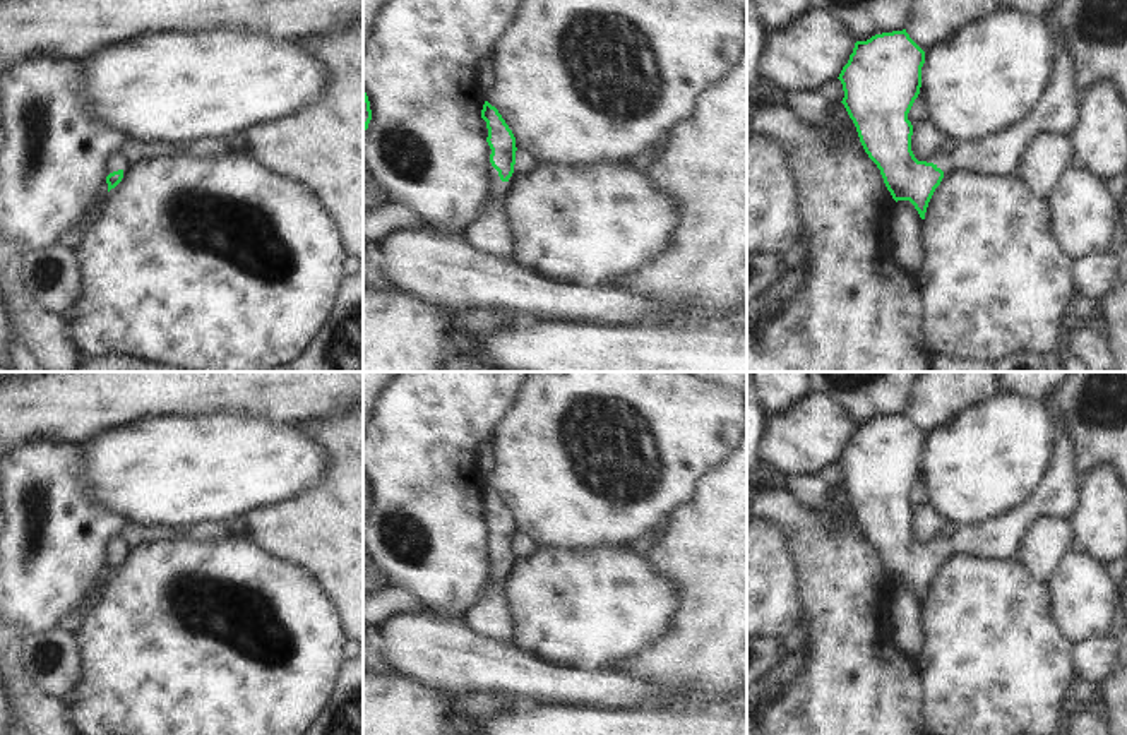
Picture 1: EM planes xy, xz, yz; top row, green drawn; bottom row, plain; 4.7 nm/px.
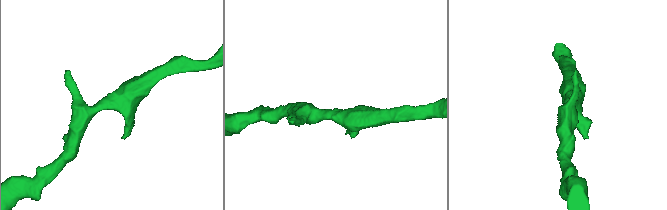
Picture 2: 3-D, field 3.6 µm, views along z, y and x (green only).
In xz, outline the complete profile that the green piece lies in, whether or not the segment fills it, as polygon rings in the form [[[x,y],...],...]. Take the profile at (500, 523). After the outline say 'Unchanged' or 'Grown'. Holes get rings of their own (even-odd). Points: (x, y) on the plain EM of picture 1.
[[[488,485],[483,488],[481,502],[488,512],[490,547],[498,555],[500,564],[488,572],[488,589],[481,601],[473,610],[468,610],[461,620],[480,636],[510,642],[512,617],[507,608],[504,583],[509,577],[507,565],[516,548],[516,521],[498,493]]]. Grown

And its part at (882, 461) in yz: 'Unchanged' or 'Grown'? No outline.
Grown

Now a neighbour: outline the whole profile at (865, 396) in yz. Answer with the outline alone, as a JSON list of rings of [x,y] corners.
[[[808,372],[812,392],[836,401],[855,425],[903,415],[921,372]]]

